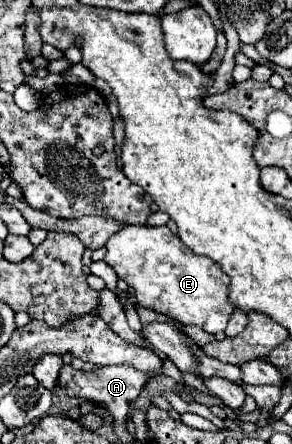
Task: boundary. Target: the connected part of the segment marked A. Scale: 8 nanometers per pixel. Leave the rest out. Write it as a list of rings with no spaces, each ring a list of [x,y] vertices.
[[[63,365],[59,373],[59,387],[69,395],[69,397],[83,397],[89,399],[101,407],[105,407],[115,419],[123,419],[131,407],[131,403],[139,397],[141,389],[147,385],[151,377],[147,373],[139,373],[137,369],[131,369],[129,365],[109,365],[109,367],[99,367],[95,371],[77,371],[71,365]]]

